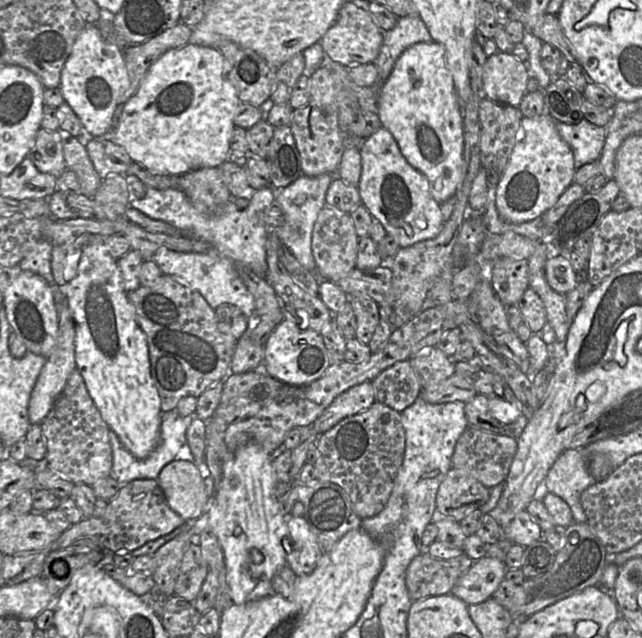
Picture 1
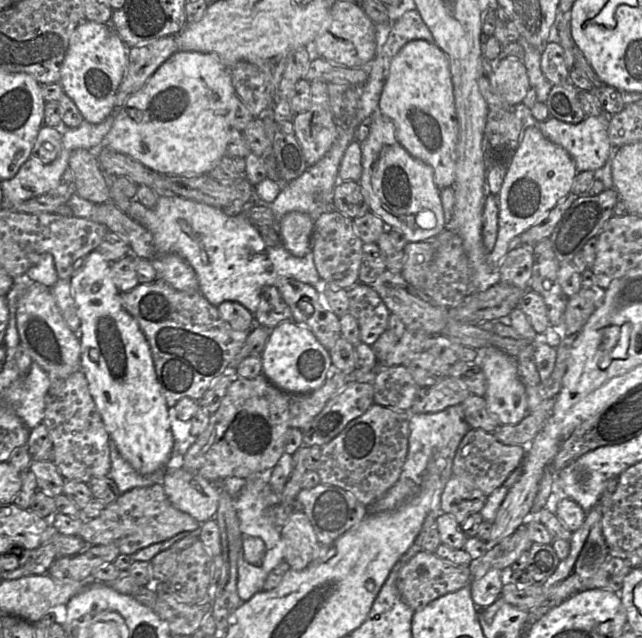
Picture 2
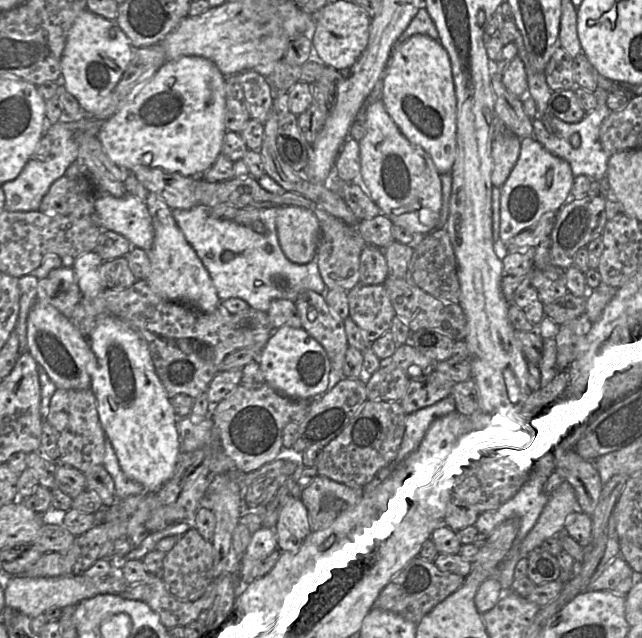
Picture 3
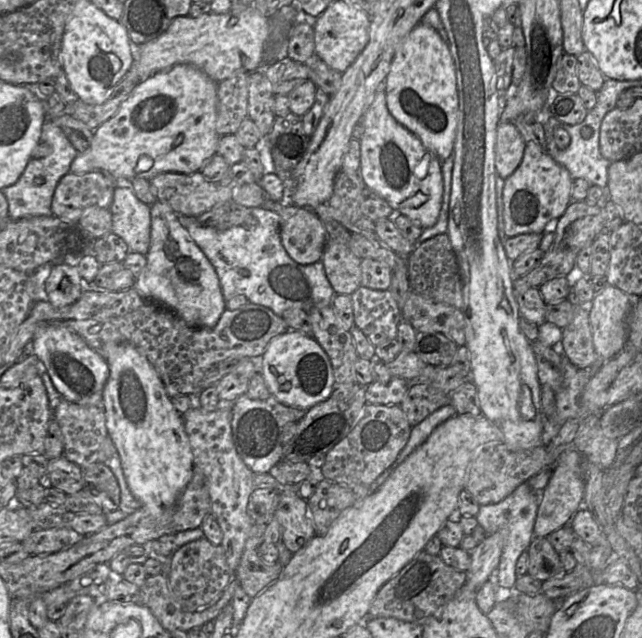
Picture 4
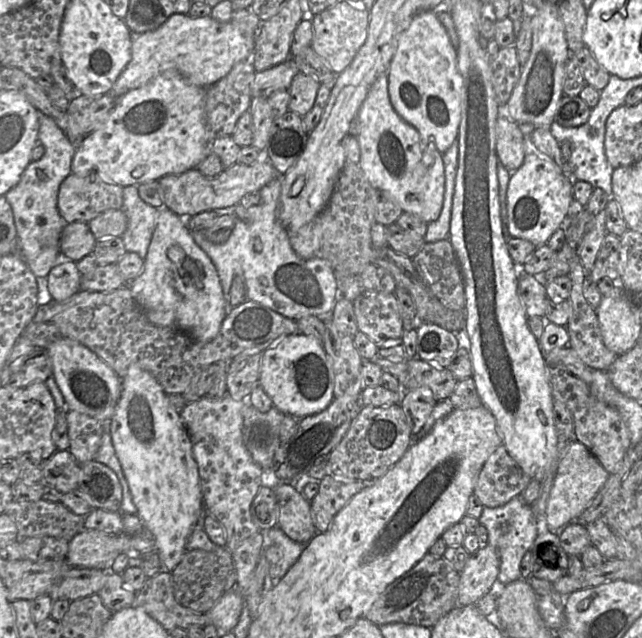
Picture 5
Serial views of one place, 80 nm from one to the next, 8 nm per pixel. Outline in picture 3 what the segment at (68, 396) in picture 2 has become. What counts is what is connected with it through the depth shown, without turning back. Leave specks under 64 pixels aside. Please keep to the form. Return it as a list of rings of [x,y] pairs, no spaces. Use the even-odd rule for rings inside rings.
[[[57,388],[50,400],[46,422],[58,432],[58,463],[71,466],[84,474],[96,466],[104,466],[107,436],[99,418],[95,395],[90,388]]]

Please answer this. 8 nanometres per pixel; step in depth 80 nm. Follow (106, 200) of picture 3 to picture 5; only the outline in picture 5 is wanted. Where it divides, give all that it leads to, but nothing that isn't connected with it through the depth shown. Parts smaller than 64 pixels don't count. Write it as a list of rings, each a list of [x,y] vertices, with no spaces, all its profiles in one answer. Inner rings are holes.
[[[127,186],[123,188],[121,210],[127,218],[127,227],[121,236],[125,249],[145,260],[159,209],[141,199],[137,186]]]

